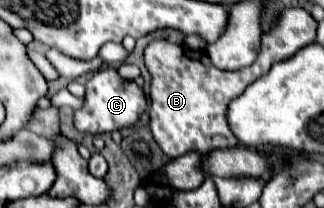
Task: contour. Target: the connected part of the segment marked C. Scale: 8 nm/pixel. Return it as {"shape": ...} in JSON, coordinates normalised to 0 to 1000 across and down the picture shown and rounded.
{"shape":[[[309,327],[272,394],[265,394],[265,490],[247,529],[228,538],[228,596],[247,635],[309,644],[309,635],[352,635],[395,606],[414,606],[457,510],[444,433],[414,385],[383,385],[358,327]]]}

